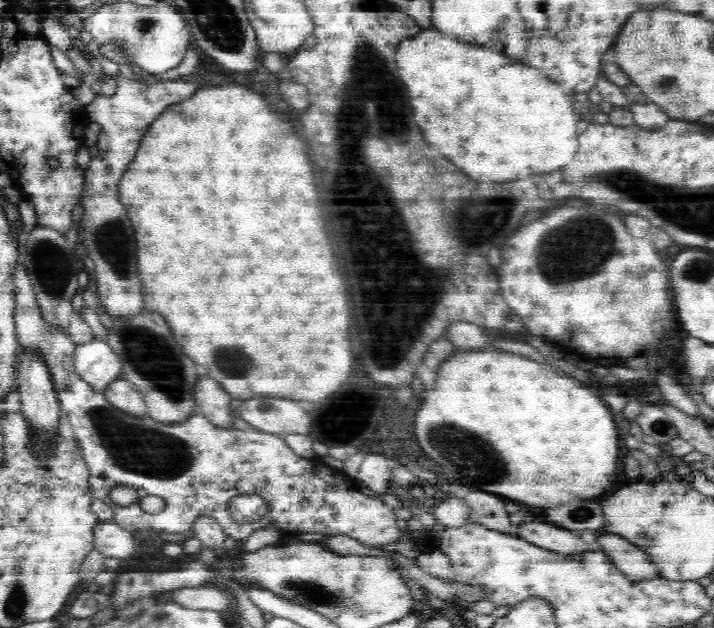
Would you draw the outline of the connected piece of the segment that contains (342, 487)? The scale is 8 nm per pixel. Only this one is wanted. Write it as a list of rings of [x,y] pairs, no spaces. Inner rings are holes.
[[[21,263],[16,264],[14,277],[16,336],[22,348],[21,352],[36,353],[48,367],[61,409],[66,412],[73,428],[74,438],[80,445],[81,459],[89,469],[89,488],[92,497],[104,501],[114,511],[113,521],[121,528],[131,534],[136,534],[138,530],[147,533],[149,529],[153,529],[158,534],[162,532],[187,534],[193,530],[194,522],[200,516],[208,516],[220,524],[226,536],[244,544],[248,536],[260,529],[260,525],[240,524],[230,510],[230,502],[241,495],[256,495],[269,507],[263,516],[261,527],[266,528],[268,522],[276,523],[282,534],[309,537],[350,536],[360,541],[362,545],[379,551],[383,545],[392,544],[401,538],[400,522],[390,506],[378,498],[366,496],[366,493],[350,490],[350,477],[338,466],[331,468],[318,459],[301,458],[290,449],[283,436],[254,429],[220,428],[199,412],[195,412],[184,422],[164,424],[150,417],[133,417],[117,409],[108,402],[103,392],[92,390],[92,385],[76,373],[74,366],[76,345],[67,331],[48,323],[44,318],[27,270]],[[125,485],[136,489],[138,493],[138,499],[127,507],[114,504],[109,498],[114,488]],[[150,495],[164,499],[165,506],[157,514],[146,513],[139,505],[143,498]]]

